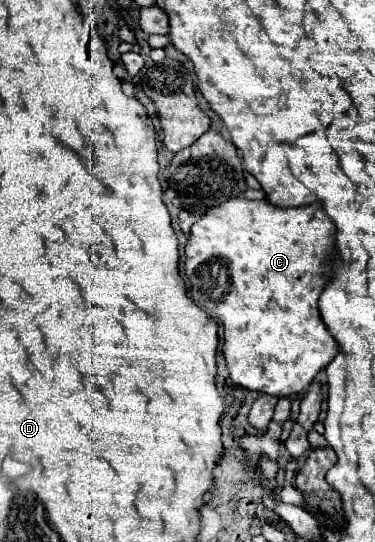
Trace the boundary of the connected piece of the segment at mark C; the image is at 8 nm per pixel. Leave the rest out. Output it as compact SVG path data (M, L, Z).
M234 197L228 199L212 209L208 209L200 221L196 221L190 227L188 233L188 243L184 247L186 251L186 275L190 279L192 285L192 299L204 307L210 315L218 317L220 321L224 319L224 357L228 363L228 371L230 371L230 379L250 391L258 391L258 393L266 393L266 395L274 395L274 397L294 397L294 395L302 395L308 391L308 385L312 383L312 379L318 375L318 371L322 371L332 357L336 357L336 343L332 341L332 335L328 335L328 331L324 329L324 323L320 321L320 313L318 313L318 295L322 293L322 287L326 283L326 275L328 275L328 261L332 259L332 249L334 249L334 221L324 213L324 209L320 209L320 205L310 205L310 207L274 207L270 205L266 199L264 201L250 201L244 197Z

